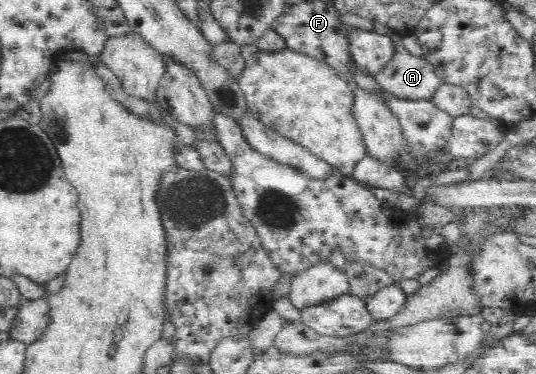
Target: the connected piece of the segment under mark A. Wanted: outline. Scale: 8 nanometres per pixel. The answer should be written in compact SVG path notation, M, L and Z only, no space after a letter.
M394 44L391 59L375 77L397 99L408 100L429 100L442 82L433 65L423 55L411 55L406 48L397 44Z

